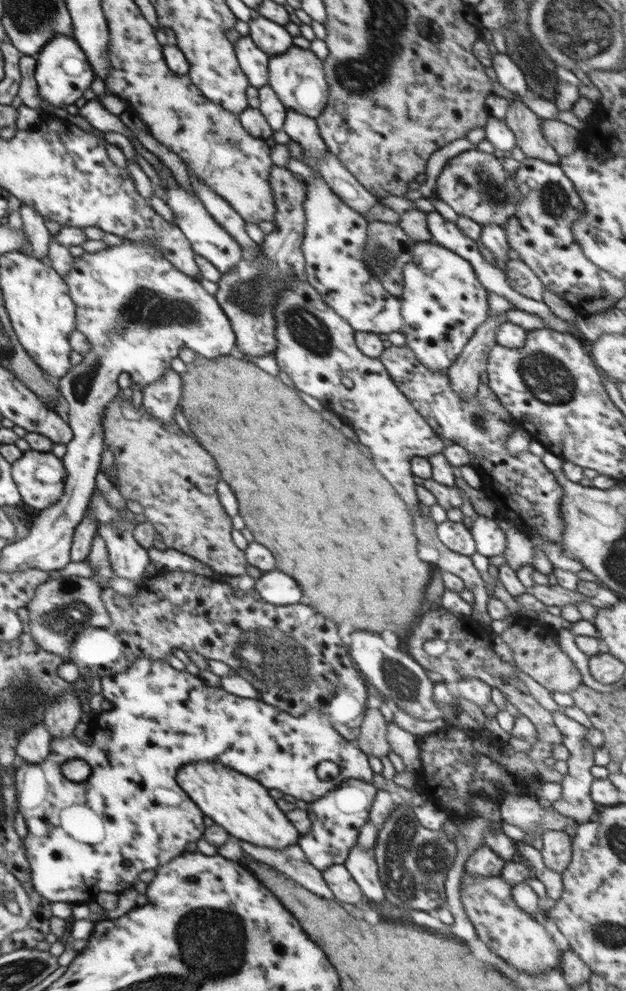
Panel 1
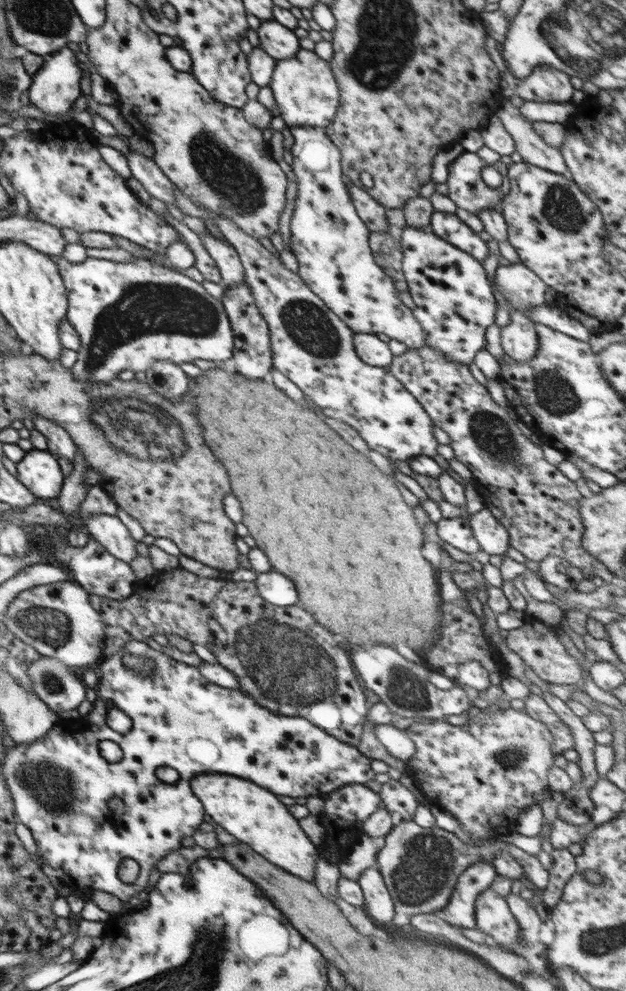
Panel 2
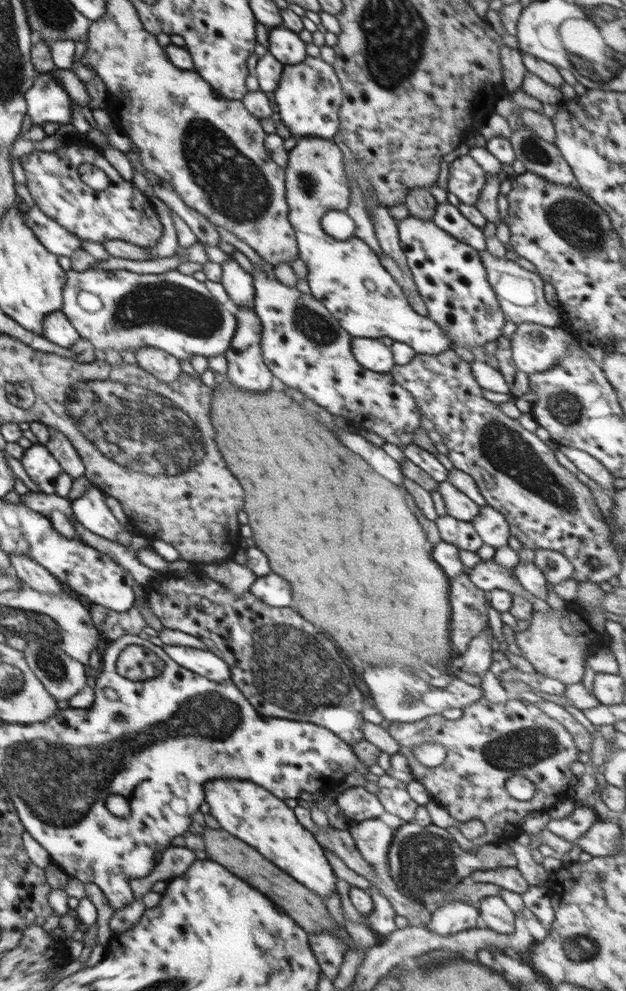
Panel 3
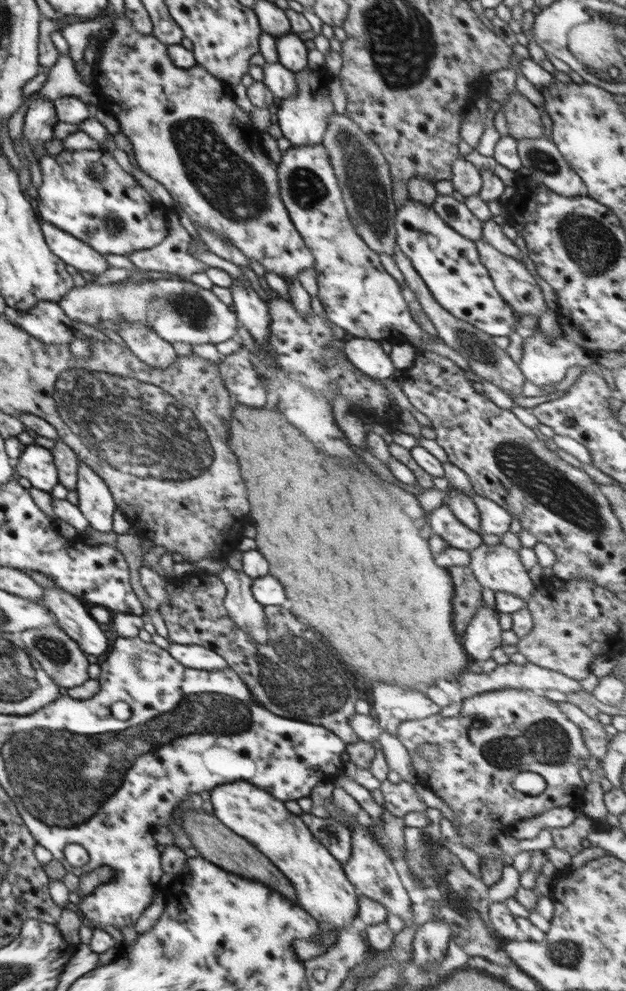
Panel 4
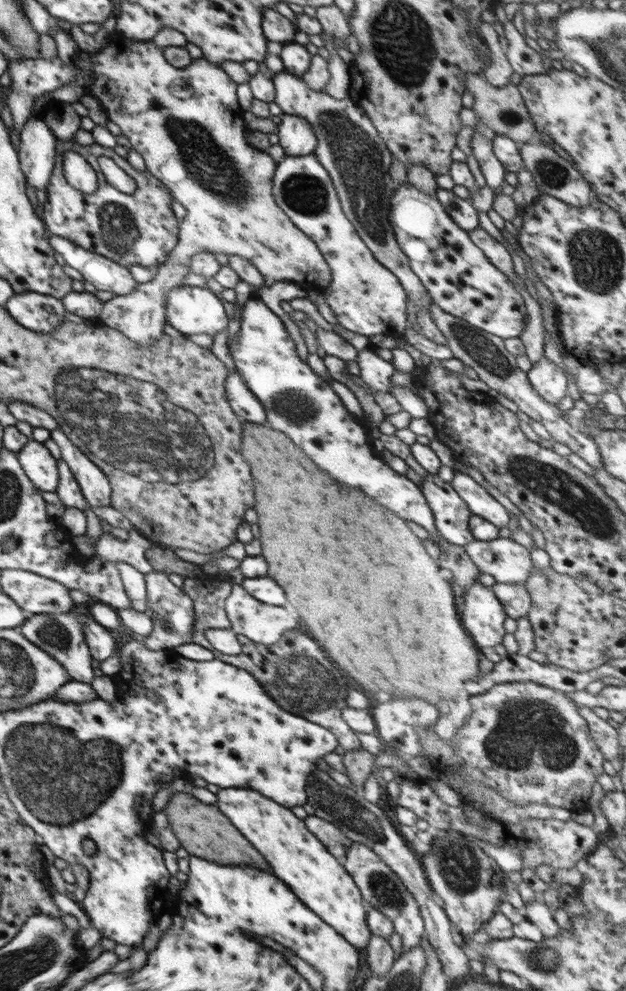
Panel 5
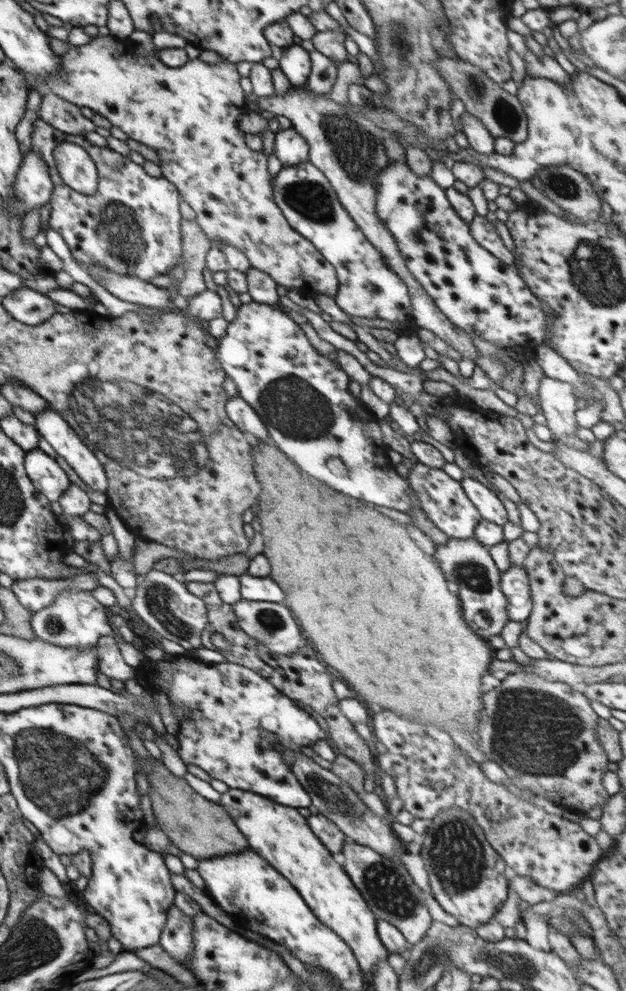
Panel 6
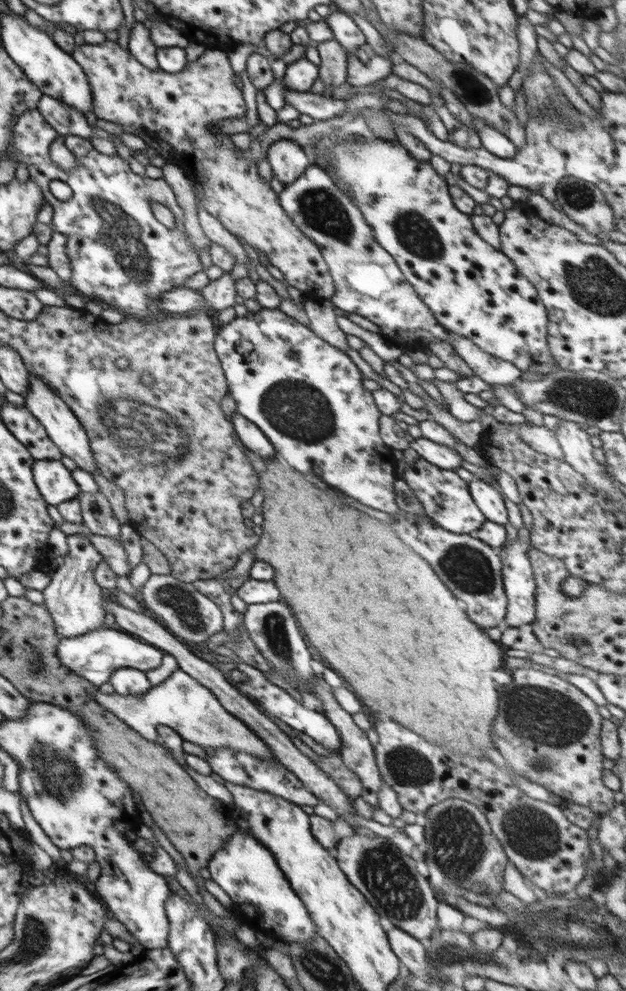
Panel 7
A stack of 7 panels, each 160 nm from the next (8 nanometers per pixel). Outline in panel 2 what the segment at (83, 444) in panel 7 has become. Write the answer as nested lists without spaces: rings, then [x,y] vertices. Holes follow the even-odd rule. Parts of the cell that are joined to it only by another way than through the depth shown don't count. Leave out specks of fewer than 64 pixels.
[[[95,514],[85,520],[90,536],[116,558],[128,564],[136,558],[136,541],[116,515]]]

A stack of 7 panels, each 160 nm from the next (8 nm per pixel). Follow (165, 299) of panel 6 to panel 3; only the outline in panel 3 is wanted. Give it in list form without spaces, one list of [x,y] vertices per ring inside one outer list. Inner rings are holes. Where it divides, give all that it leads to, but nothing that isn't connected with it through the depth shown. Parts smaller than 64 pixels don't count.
[[[36,204],[25,214],[25,223],[34,231],[44,248],[56,254],[56,257],[70,258],[74,251],[82,249],[81,240],[75,234],[68,232],[55,220],[48,218]]]

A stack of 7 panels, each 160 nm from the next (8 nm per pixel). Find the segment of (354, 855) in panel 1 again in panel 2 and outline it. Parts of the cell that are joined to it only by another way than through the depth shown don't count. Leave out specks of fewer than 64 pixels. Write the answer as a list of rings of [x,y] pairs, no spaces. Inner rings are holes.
[[[367,868],[357,882],[361,886],[369,916],[382,924],[392,921],[395,906],[380,870]]]

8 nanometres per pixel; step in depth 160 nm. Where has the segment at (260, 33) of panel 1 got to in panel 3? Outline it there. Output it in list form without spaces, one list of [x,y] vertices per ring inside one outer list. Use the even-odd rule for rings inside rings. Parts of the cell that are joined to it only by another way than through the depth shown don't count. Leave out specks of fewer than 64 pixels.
[[[270,28],[268,50],[283,65],[300,64],[307,57],[306,45],[288,28]]]

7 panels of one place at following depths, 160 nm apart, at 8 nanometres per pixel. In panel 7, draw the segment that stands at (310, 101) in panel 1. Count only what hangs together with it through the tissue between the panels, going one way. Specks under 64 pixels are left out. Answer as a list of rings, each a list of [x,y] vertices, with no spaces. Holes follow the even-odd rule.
[[[289,139],[275,141],[267,156],[272,175],[284,185],[294,183],[311,166],[303,148]]]

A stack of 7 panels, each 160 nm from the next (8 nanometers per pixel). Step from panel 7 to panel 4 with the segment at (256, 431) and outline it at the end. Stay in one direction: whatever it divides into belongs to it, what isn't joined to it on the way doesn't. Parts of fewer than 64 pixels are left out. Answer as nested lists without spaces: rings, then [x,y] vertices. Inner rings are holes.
[[[242,347],[236,353],[222,357],[220,374],[233,404],[260,408],[266,404],[268,392],[265,380],[257,373],[249,352]]]

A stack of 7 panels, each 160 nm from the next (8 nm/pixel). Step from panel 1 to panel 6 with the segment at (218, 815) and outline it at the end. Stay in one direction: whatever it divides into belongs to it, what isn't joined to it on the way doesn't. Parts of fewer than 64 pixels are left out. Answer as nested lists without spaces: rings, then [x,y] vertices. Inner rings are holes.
[[[230,788],[224,792],[219,802],[226,812],[234,818],[238,830],[246,837],[250,848],[254,849],[263,859],[266,859],[290,884],[300,893],[310,910],[322,924],[326,924],[335,932],[353,951],[359,967],[364,974],[372,974],[381,960],[387,959],[390,952],[382,944],[377,931],[376,915],[366,904],[360,891],[354,886],[346,874],[343,865],[335,861],[333,854],[321,843],[321,840],[312,832],[307,818],[300,815],[298,810],[283,804],[278,804],[265,796],[255,792],[244,791],[239,788]]]

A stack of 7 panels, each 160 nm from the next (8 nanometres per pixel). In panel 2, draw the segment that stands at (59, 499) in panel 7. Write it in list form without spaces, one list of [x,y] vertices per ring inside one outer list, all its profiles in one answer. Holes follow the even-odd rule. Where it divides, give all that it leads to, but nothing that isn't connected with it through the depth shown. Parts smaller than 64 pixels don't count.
[[[31,449],[17,463],[18,480],[38,499],[54,500],[63,485],[62,468],[48,450]]]

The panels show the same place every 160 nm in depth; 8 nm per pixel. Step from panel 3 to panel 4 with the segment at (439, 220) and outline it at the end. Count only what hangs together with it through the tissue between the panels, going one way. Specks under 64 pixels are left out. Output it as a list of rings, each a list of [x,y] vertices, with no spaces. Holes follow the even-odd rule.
[[[438,196],[431,206],[446,224],[458,234],[470,240],[482,239],[482,221],[476,218],[465,203],[458,202],[453,196]]]

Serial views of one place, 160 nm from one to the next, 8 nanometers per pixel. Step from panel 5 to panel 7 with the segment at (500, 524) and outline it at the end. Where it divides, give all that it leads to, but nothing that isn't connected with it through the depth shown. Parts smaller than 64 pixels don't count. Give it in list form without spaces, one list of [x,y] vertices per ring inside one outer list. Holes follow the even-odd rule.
[[[475,478],[472,482],[468,482],[468,486],[474,502],[485,514],[486,520],[491,520],[501,525],[509,522],[505,498],[498,490],[480,478]]]

